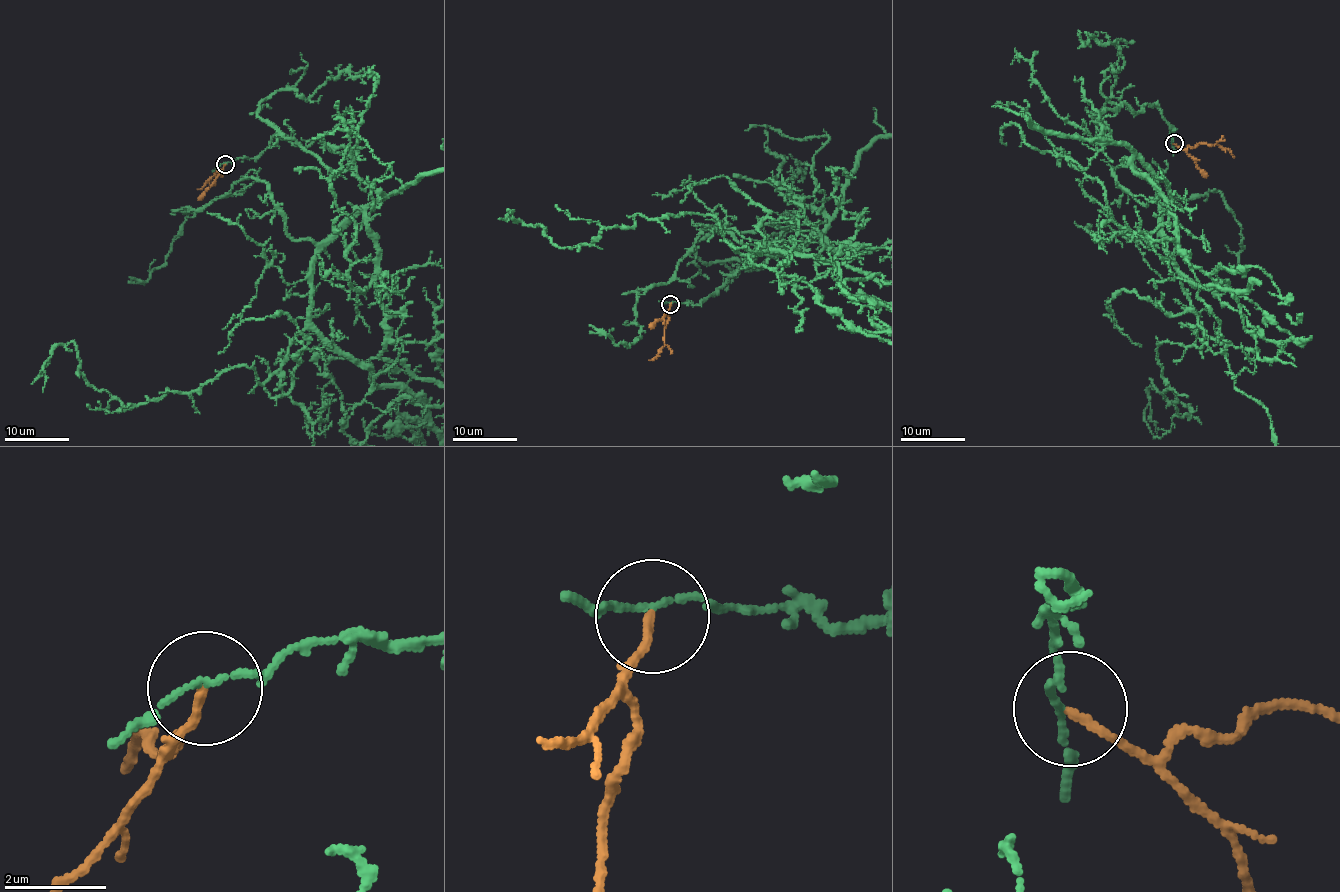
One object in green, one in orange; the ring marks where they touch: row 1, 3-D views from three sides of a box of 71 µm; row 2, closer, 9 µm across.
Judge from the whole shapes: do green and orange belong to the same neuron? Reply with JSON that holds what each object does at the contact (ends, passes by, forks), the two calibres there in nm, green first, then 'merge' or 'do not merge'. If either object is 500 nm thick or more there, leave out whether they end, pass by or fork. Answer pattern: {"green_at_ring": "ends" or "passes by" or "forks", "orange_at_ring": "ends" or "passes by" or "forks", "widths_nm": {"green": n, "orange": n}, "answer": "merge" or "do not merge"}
{"green_at_ring": "passes by", "orange_at_ring": "ends", "widths_nm": {"green": 100, "orange": 160}, "answer": "do not merge"}

